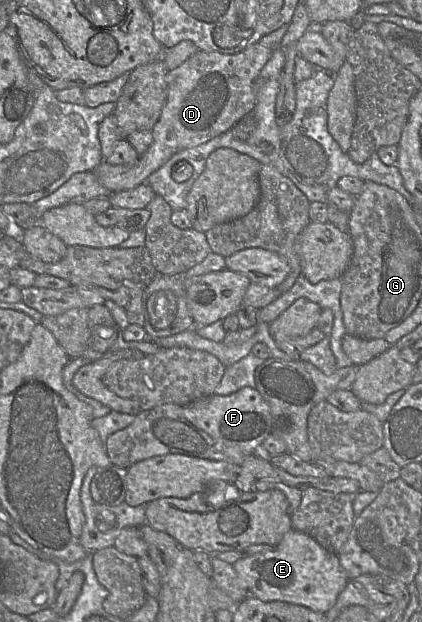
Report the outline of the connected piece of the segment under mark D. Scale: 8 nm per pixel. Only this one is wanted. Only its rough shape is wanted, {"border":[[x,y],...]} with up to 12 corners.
{"border":[[197,50],[168,70],[151,145],[93,170],[111,193],[145,183],[175,153],[253,110],[272,53]]}

